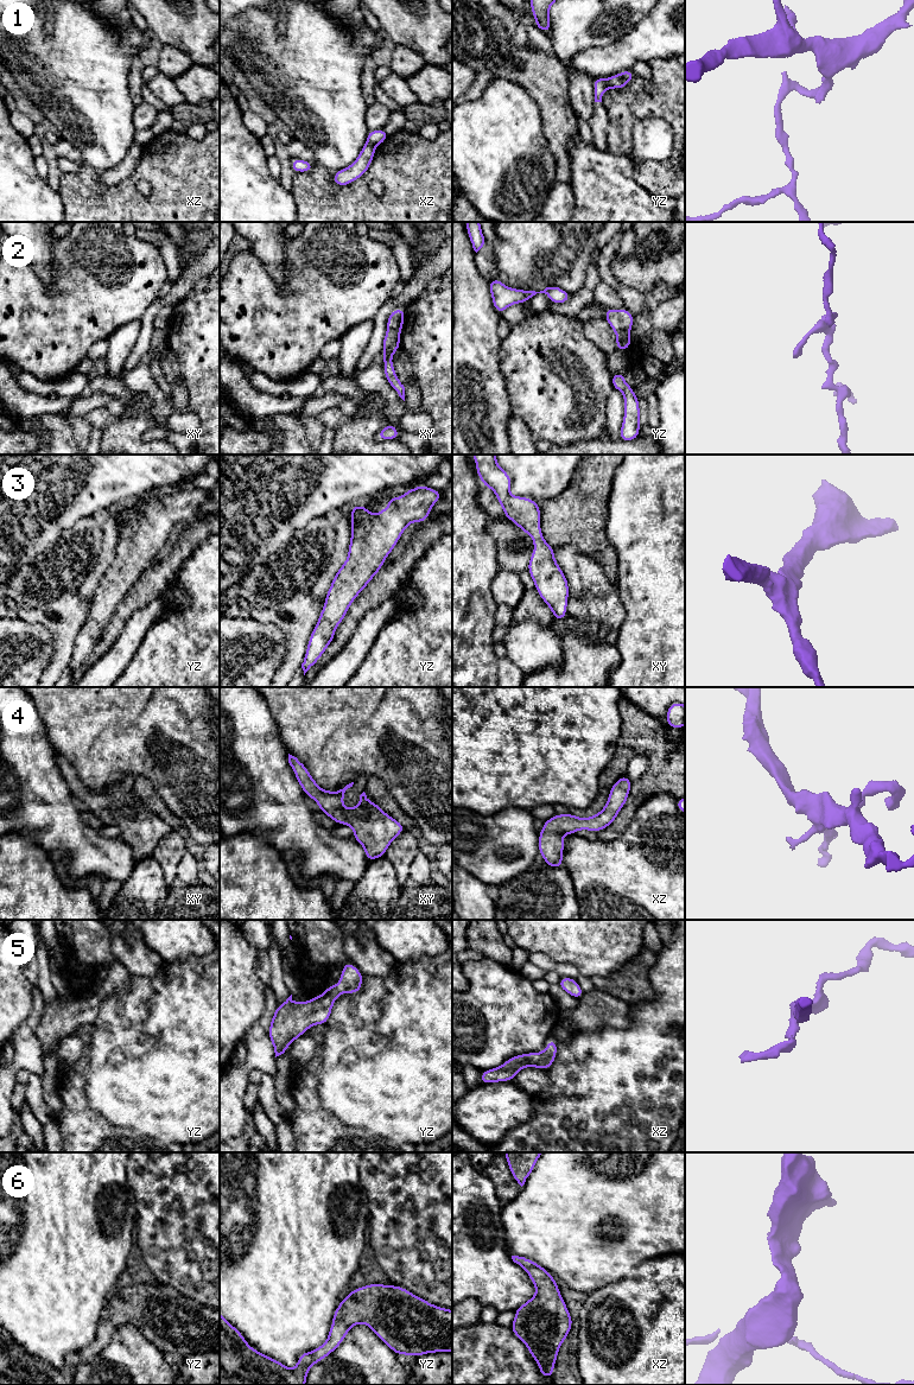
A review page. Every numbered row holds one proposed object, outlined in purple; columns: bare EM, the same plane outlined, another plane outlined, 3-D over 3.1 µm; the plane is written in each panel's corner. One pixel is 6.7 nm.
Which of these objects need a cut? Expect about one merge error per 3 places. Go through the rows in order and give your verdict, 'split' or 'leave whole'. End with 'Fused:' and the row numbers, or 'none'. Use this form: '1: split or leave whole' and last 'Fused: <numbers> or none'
1: split
2: split
3: leave whole
4: leave whole
5: leave whole
6: leave whole
Fused: 1, 2

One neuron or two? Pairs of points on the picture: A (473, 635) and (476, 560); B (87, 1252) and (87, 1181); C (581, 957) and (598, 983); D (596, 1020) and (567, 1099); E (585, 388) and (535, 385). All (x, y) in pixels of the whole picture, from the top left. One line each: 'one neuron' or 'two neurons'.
A: one neuron
B: one neuron
C: two neurons
D: two neurons
E: one neuron

